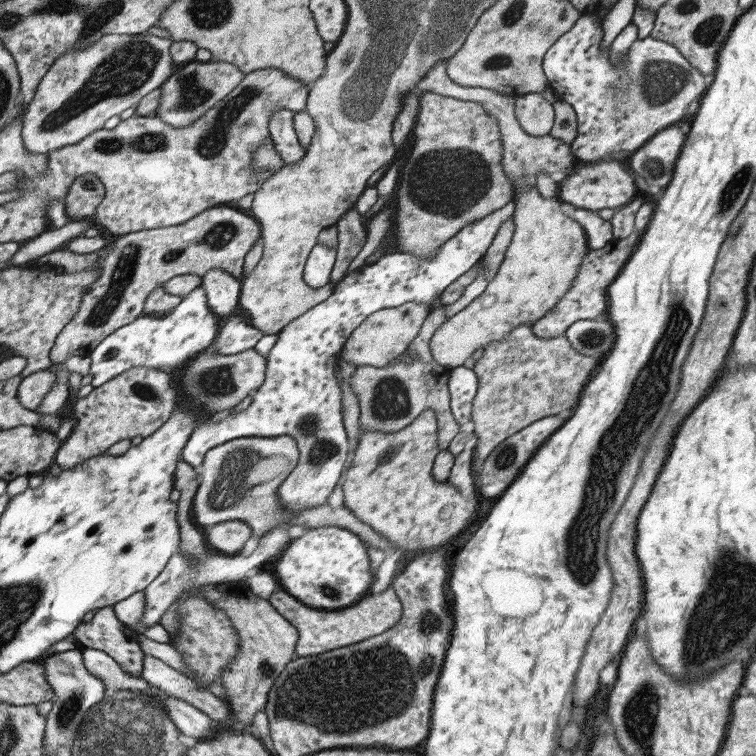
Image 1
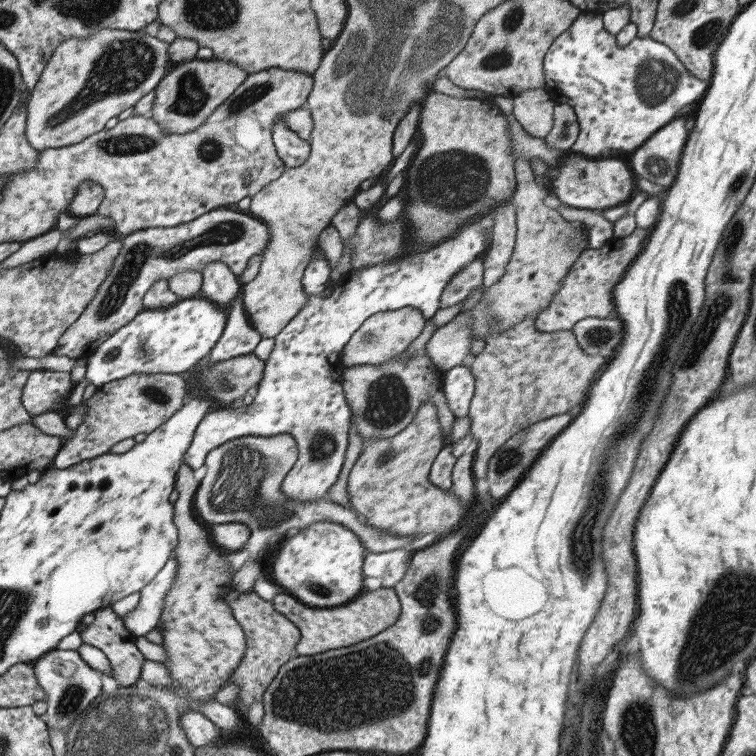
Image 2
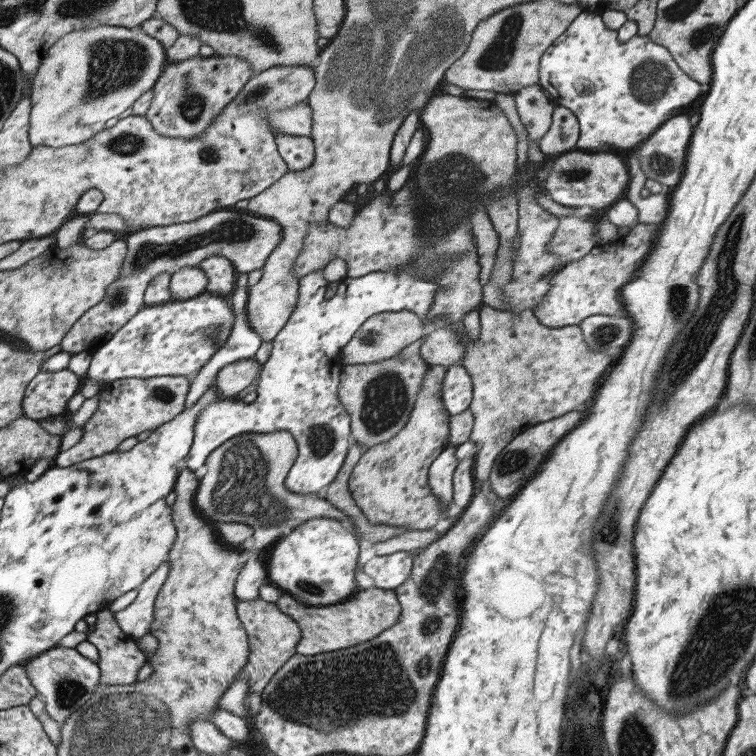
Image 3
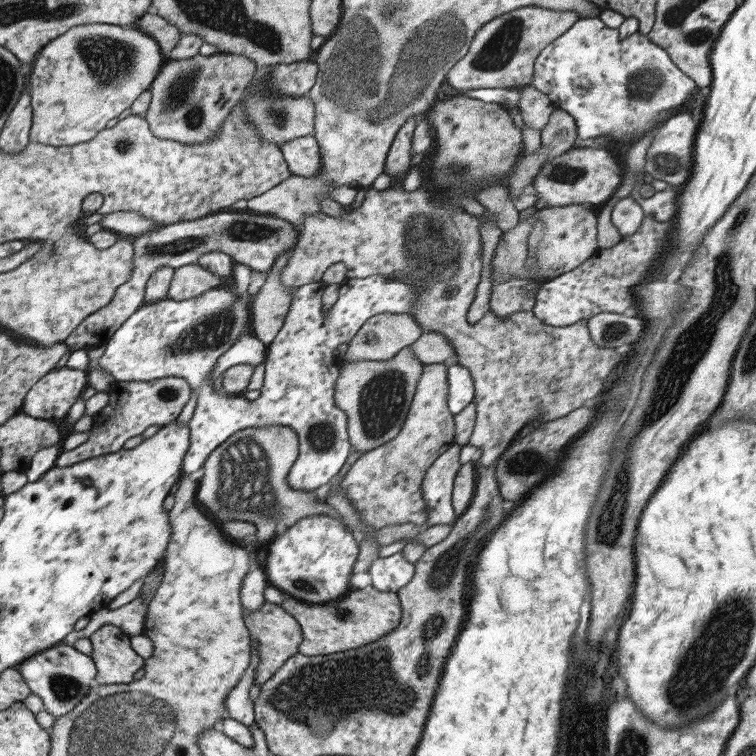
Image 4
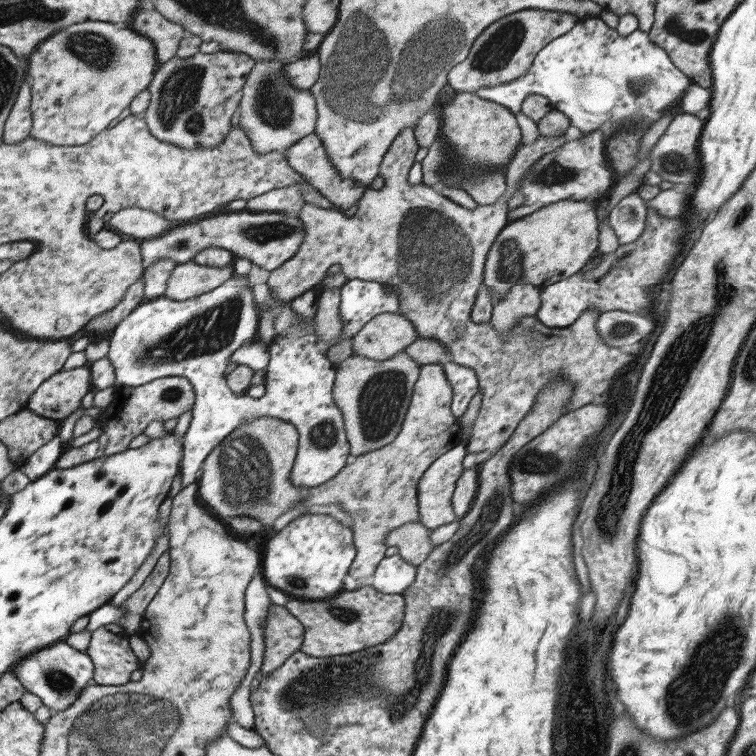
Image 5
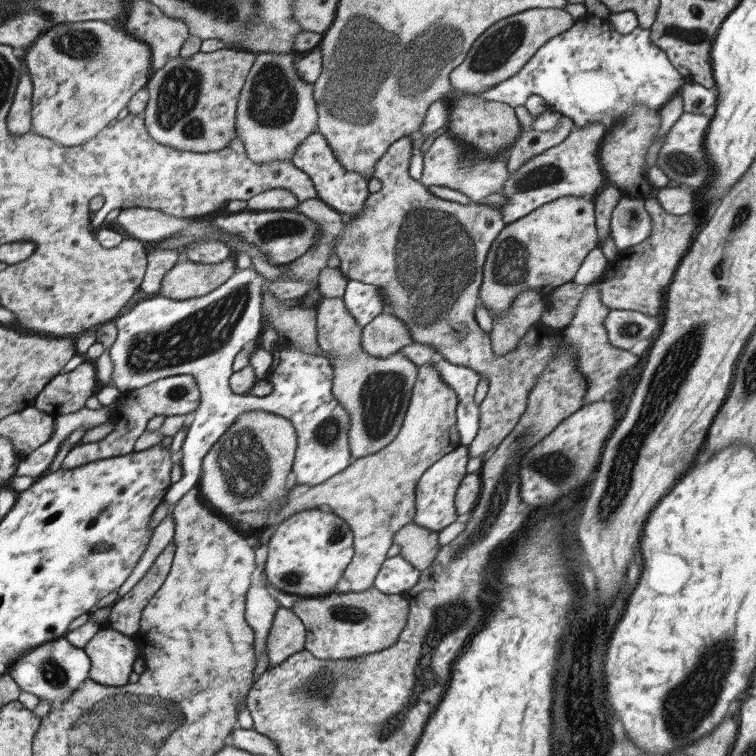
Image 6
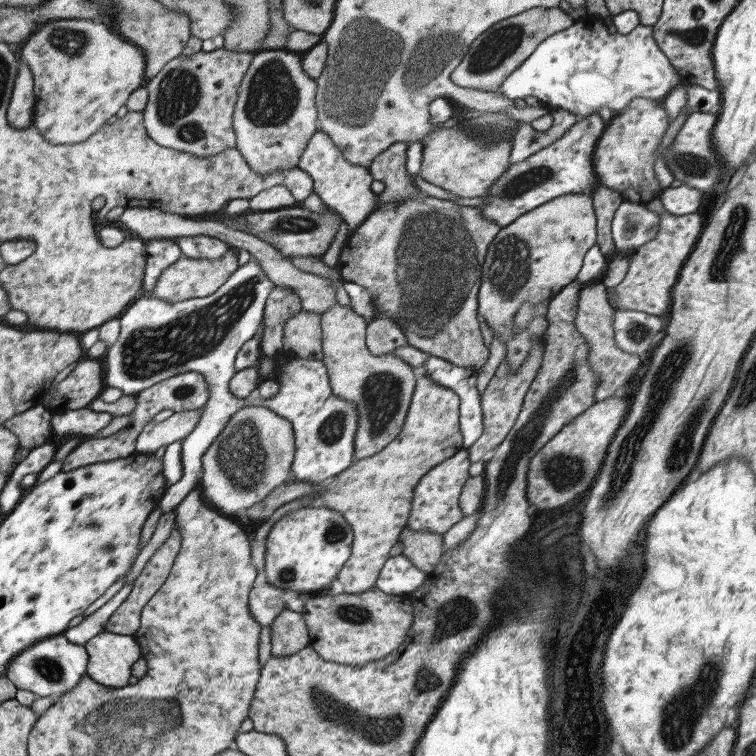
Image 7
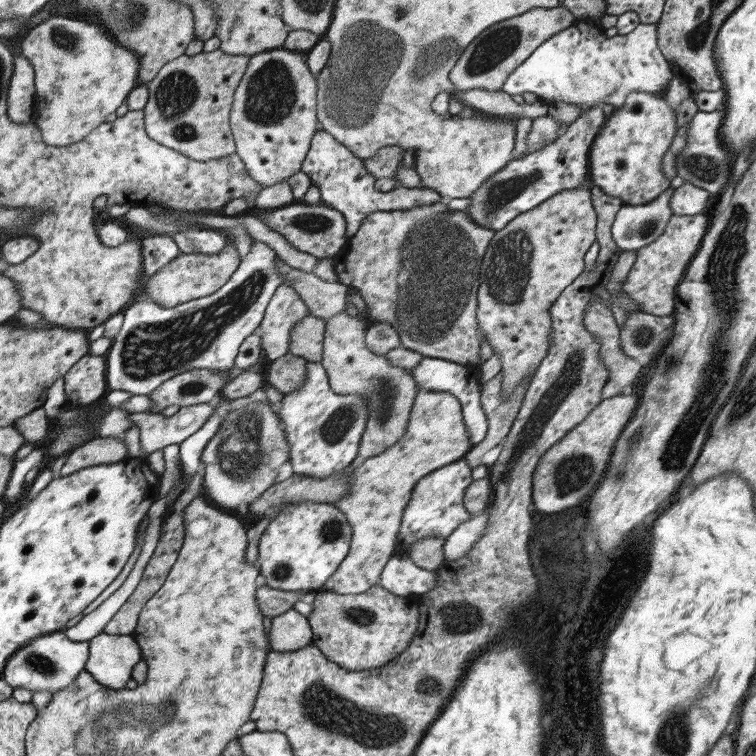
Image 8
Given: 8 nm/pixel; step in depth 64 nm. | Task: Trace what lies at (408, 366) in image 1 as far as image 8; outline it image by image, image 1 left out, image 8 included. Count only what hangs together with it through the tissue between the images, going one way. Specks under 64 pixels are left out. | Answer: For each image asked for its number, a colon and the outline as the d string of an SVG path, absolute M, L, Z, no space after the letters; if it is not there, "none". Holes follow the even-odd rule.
2: M425 320L425 326L421 334L407 346L403 354L399 354L393 360L387 360L385 364L379 366L355 366L355 368L345 368L341 374L341 386L345 400L349 404L351 416L355 416L355 426L357 434L363 440L379 440L379 438L393 438L403 428L411 424L415 414L419 412L423 402L431 402L437 408L439 416L439 426L443 434L443 446L451 444L451 430L455 424L455 416L451 408L447 406L445 392L441 386L443 372L427 358L425 354L425 344L433 336L437 326L433 320Z
3: M415 340L397 356L379 364L343 366L339 374L339 400L351 416L351 440L363 448L389 442L403 430L415 408L415 400L423 388L423 378L429 366L421 360L419 348L423 340Z
4: M403 348L395 358L383 362L341 362L333 398L347 416L347 434L353 452L365 454L377 446L387 444L401 432L423 368L425 366L413 358L411 348Z
5: M399 352L389 360L367 360L361 356L349 356L337 364L333 382L333 402L343 412L345 434L351 456L361 456L383 448L395 440L409 410L413 386L419 378L419 366L405 354Z
6: M323 298L317 310L317 344L321 350L329 352L329 366L333 368L333 398L349 414L349 450L351 460L371 456L391 444L399 434L405 410L411 400L413 384L417 380L417 366L409 362L403 354L393 354L385 360L371 358L357 346L359 332L363 330L347 312L343 300Z
7: M333 304L321 314L321 362L327 368L331 390L335 396L353 402L357 408L359 420L353 438L353 462L375 456L399 436L419 376L417 368L403 364L403 360L393 354L371 356L365 344L365 330L367 322L343 304Z
8: M339 312L325 320L325 334L323 334L321 366L325 368L325 374L329 378L329 388L341 396L345 394L363 396L369 410L369 418L361 434L361 444L355 460L351 462L351 468L359 466L363 460L371 456L379 456L383 450L391 448L405 434L409 412L417 396L415 378L407 368L391 366L385 356L375 356L369 352L365 344L367 326L369 322L365 322L359 314L349 316L347 312Z

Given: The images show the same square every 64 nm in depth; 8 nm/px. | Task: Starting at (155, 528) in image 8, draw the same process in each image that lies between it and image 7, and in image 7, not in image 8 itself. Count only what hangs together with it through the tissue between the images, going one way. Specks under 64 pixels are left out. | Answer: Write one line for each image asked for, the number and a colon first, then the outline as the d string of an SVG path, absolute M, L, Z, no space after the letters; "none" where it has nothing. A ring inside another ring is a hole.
7: M127 582L107 604L103 604L103 606L101 606L99 610L95 610L93 614L85 616L85 620L79 622L75 628L67 628L67 630L63 632L63 636L65 636L71 644L81 644L81 646L85 646L87 640L91 640L93 636L97 636L99 632L105 630L109 616L111 616L111 614L117 610L117 606L129 596L131 588L133 588L133 582Z

